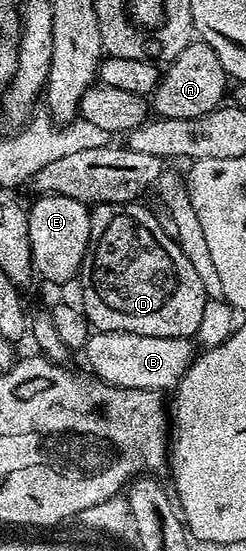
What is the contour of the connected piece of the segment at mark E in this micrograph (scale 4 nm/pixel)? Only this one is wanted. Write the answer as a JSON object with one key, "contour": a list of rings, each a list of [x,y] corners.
{"contour":[[[45,194],[27,207],[28,235],[32,249],[32,269],[48,282],[68,282],[77,277],[88,251],[90,210],[87,205],[69,196]]]}

